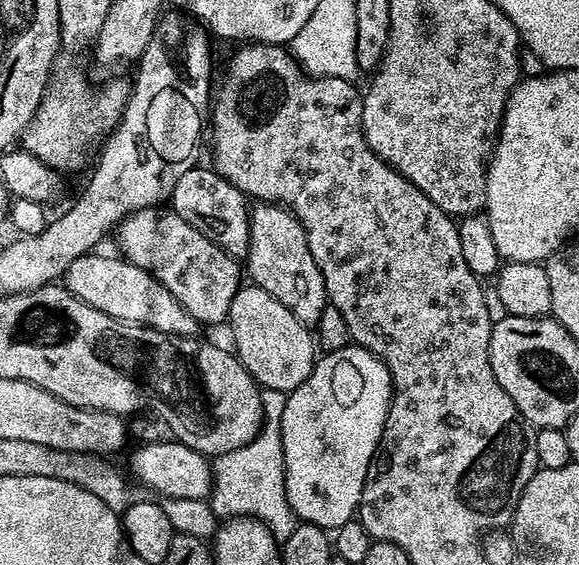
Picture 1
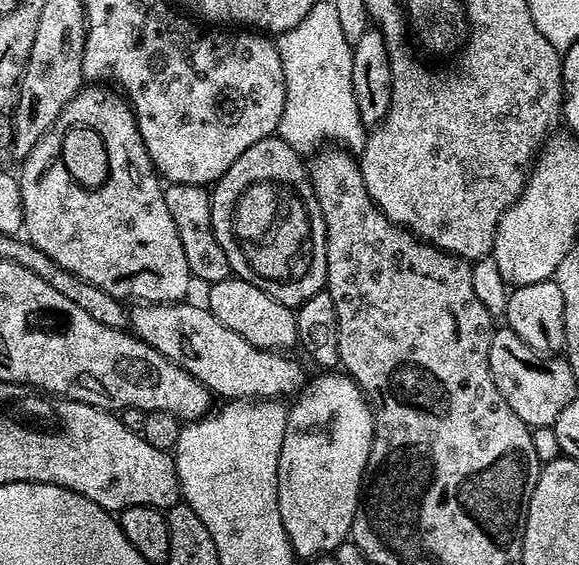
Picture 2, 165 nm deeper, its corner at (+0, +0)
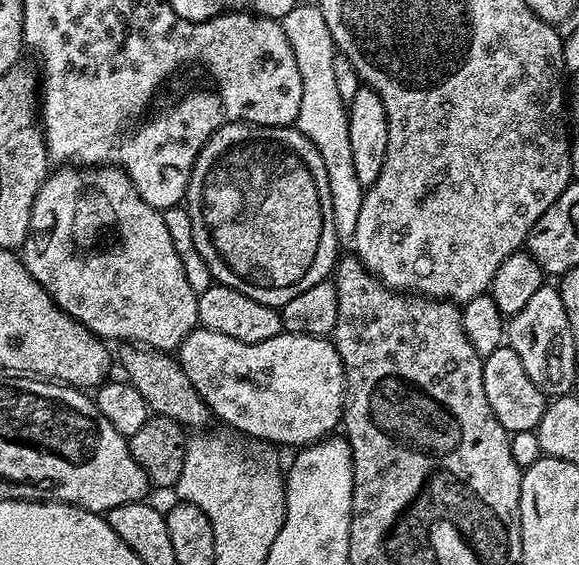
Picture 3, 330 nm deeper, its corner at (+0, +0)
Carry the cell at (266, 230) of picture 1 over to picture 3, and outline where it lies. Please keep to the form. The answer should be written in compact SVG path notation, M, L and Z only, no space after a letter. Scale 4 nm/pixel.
M243 122L222 126L196 155L186 207L194 226L194 246L206 258L213 281L254 298L254 302L279 309L302 290L310 290L333 275L338 241L326 162L322 162L314 142L294 126L275 128Z

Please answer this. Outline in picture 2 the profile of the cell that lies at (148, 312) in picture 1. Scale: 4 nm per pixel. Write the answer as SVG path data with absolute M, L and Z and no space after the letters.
M189 302L175 304L140 304L130 312L130 328L140 339L154 346L163 356L185 368L202 382L213 397L225 396L225 401L259 398L292 398L304 388L306 378L296 360L283 351L263 352L250 346L246 338L234 334L207 307Z

